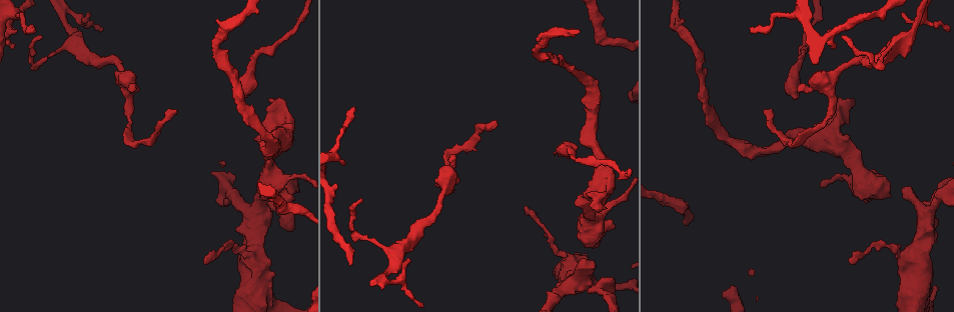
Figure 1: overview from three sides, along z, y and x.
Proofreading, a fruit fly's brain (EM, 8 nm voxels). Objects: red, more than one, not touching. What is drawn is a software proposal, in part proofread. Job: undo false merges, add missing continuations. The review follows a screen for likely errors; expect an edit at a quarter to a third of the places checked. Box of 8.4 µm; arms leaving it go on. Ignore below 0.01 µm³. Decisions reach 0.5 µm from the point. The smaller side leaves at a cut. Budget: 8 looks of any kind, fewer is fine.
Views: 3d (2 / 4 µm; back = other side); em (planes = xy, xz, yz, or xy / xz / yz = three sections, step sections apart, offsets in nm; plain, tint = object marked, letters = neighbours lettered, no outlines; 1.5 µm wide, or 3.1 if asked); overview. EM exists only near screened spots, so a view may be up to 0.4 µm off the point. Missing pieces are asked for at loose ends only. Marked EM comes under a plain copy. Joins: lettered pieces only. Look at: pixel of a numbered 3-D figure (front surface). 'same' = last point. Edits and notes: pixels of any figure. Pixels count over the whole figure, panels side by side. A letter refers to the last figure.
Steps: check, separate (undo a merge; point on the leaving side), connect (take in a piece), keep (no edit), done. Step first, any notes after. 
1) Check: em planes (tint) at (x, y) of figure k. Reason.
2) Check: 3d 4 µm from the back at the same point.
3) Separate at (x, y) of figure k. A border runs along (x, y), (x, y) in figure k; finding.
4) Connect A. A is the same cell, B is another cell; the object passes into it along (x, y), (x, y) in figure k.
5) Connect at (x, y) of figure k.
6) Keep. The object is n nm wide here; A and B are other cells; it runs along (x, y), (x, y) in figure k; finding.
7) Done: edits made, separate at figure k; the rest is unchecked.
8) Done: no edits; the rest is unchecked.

Check: 3d 2 µm at (607, 293) of figure 1. Three arms meet.

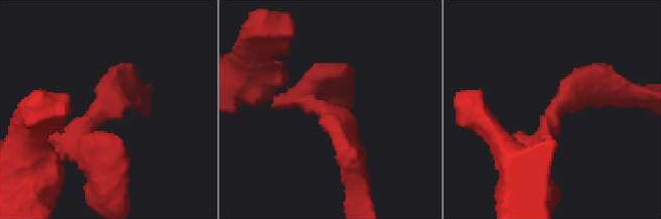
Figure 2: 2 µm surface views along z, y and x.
Check: em planes (letters) at (555, 111) of figure 2. Need the tissue.

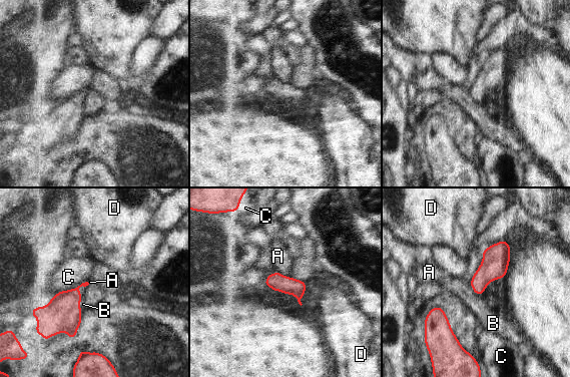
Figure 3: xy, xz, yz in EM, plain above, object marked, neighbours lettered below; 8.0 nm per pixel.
Keep. The object is 40 nm wide here; A, B, C and D are other cells; a border runs along (89, 284), (79, 288), (80, 308) in figure 3; all the same neuron.

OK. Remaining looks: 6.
Check: 3d 4 µm at (250, 255) of figure 1. Calibre changes.

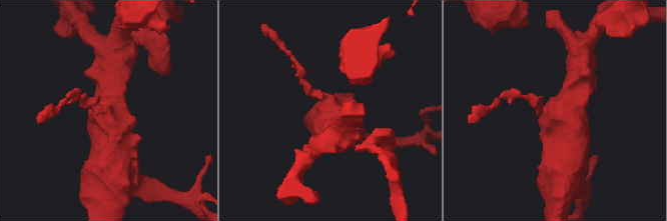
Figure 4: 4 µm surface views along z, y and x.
Check: em yz step 8 (tint) at (554, 110) of figure 4. Now the EM.

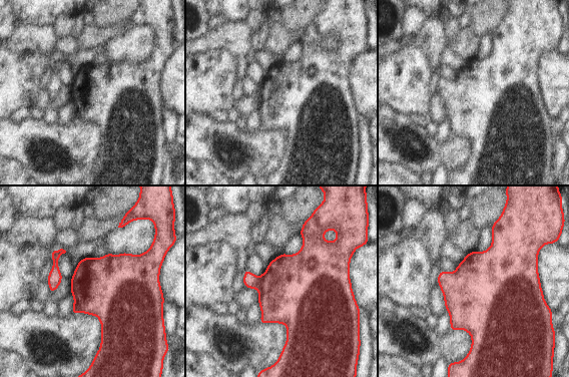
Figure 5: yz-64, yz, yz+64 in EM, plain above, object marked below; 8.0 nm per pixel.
Check: em xz step 8 (letters) at the same point.

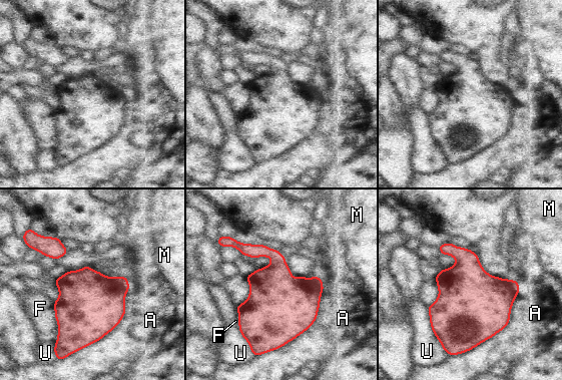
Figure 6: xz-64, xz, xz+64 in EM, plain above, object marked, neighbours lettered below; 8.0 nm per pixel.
Keep. The object is 440 nm wide here; the longest contact is with A, 750 nm; A, F, M and U are other cells; all the same neuron.

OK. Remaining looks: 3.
Check: em yz step 8 (letters) at (852, 262) of figure 1. Branch stops here.

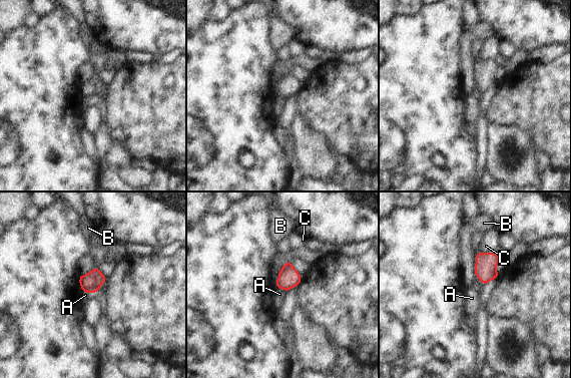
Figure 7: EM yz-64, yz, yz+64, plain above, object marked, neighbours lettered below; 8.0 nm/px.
Keep. The object is 120 nm wide here; the longest contact is with B, 190 nm; A, B and C are other cells; none of them fits.

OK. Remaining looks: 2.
Check: em xz step 8 (letters) at (455, 157) of figure 1. Free end.

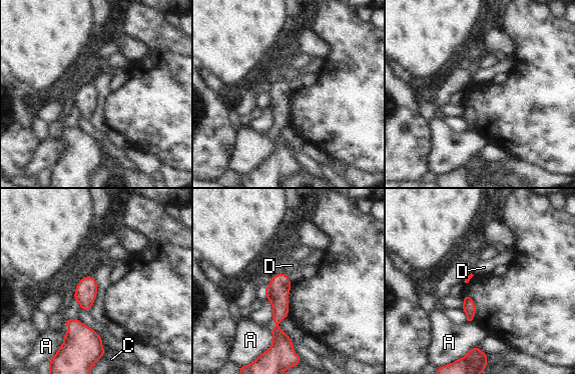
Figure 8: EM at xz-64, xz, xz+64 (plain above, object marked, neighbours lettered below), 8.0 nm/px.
Check: em planes (letters) at the same point. Cut it another way.

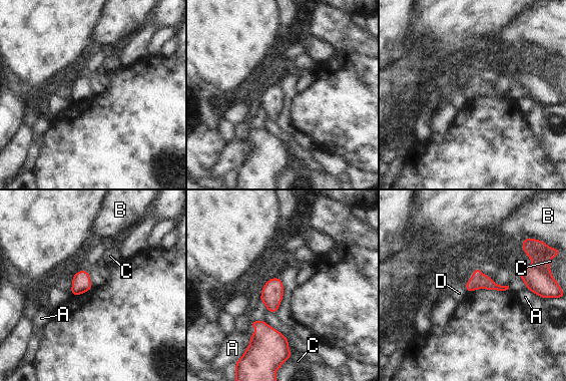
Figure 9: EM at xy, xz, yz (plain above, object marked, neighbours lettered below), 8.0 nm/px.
Keep. A, B, C and D are other cells; a border runs along (464, 286), (468, 292) in figure 9; none of them fits.

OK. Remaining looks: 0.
Done: no edits; the rest is unchecked.

